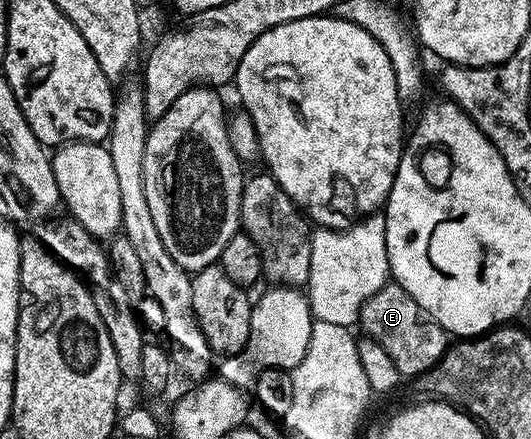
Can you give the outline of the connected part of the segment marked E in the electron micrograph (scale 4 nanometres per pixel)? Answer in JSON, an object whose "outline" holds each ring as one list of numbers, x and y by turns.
{"outline":[[388,284,383,286,359,310,358,325,363,325,362,333,371,338,374,342,379,342,385,352,397,364,400,375,414,376,423,374,429,367,435,366,443,359,443,353,446,352,449,345,449,335,447,331,442,330,432,318,423,311,397,284]]}

